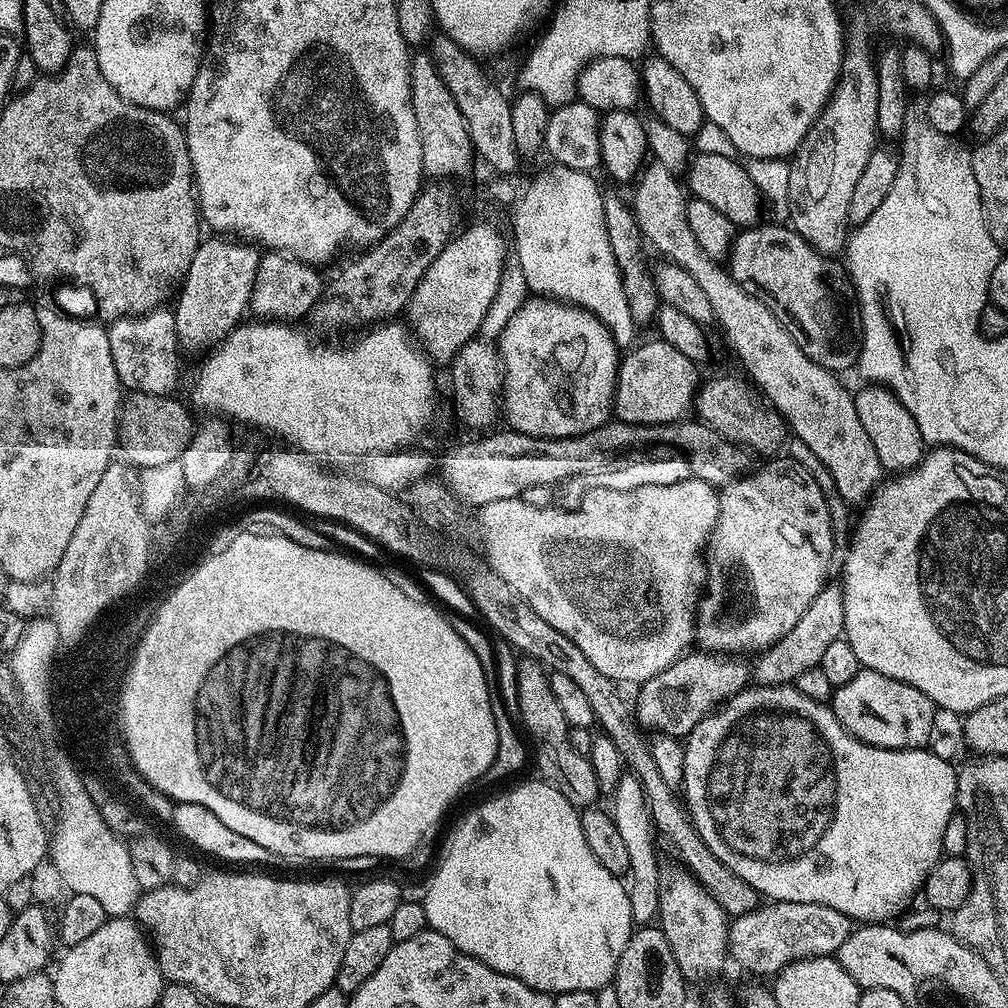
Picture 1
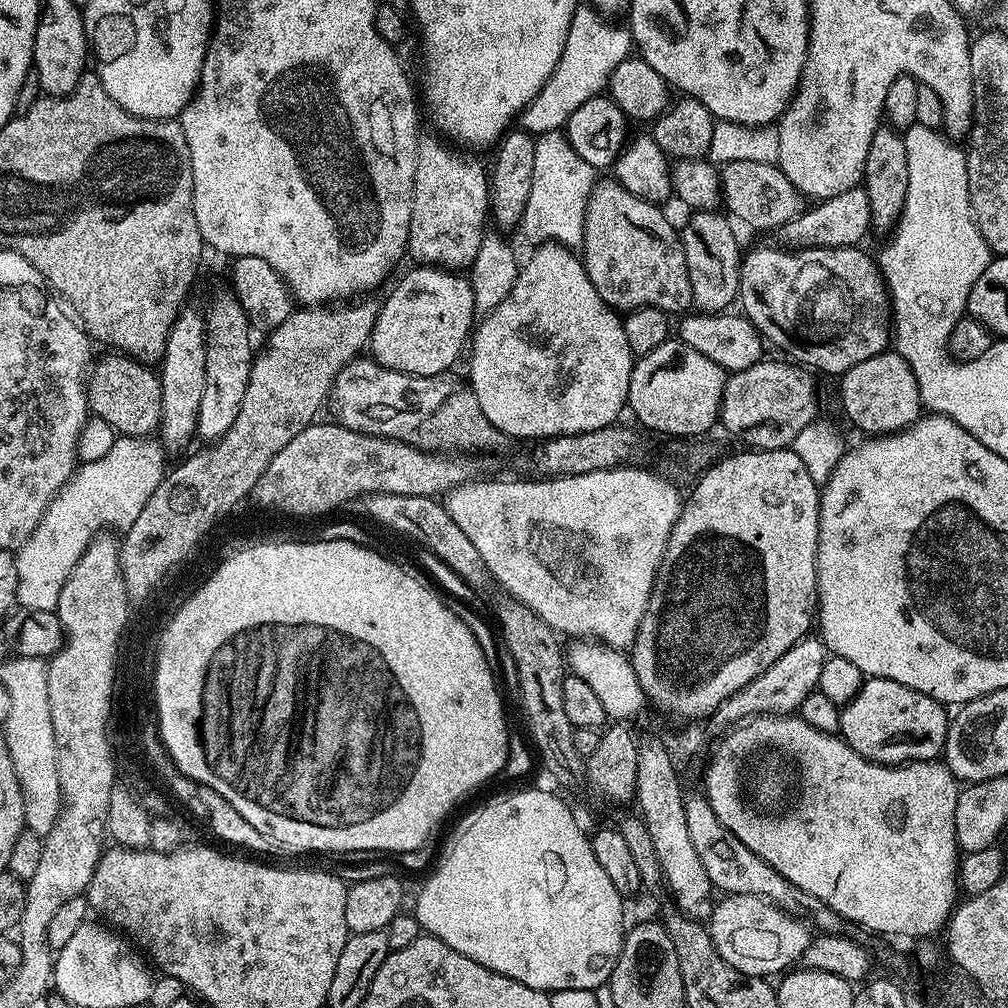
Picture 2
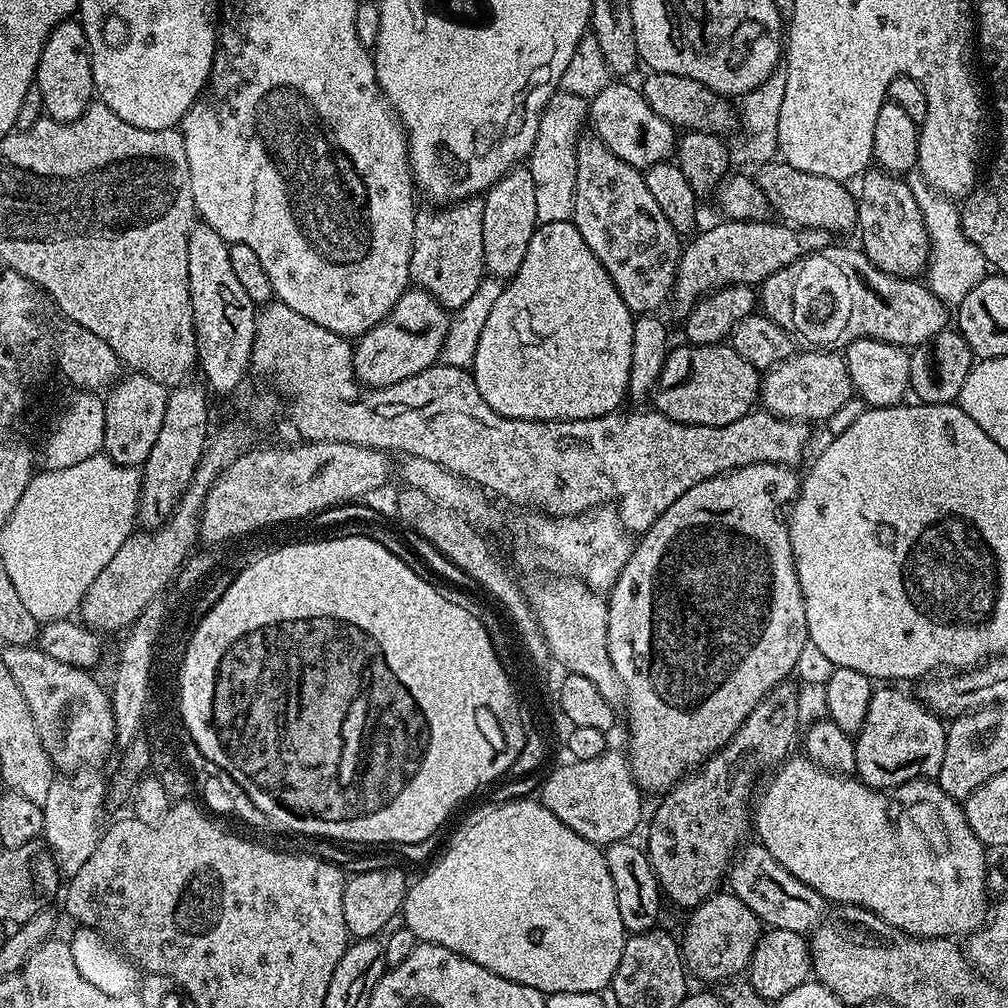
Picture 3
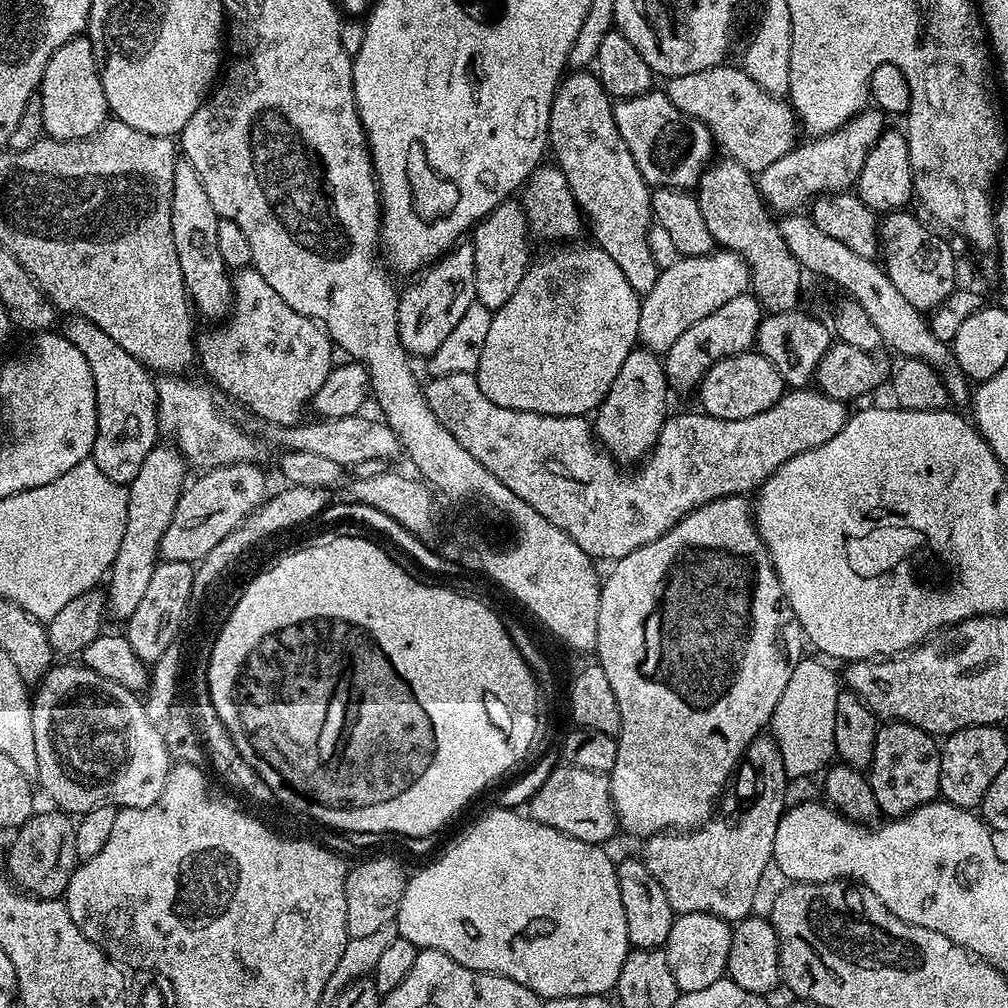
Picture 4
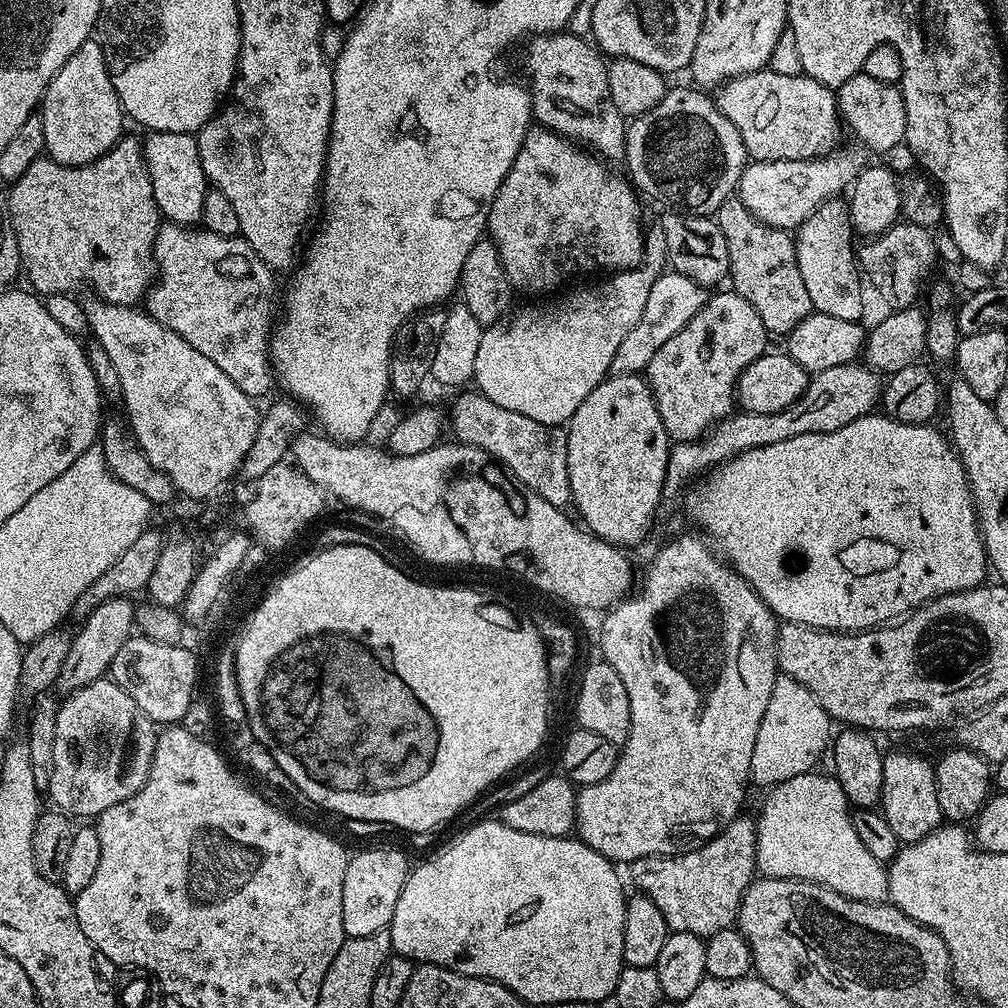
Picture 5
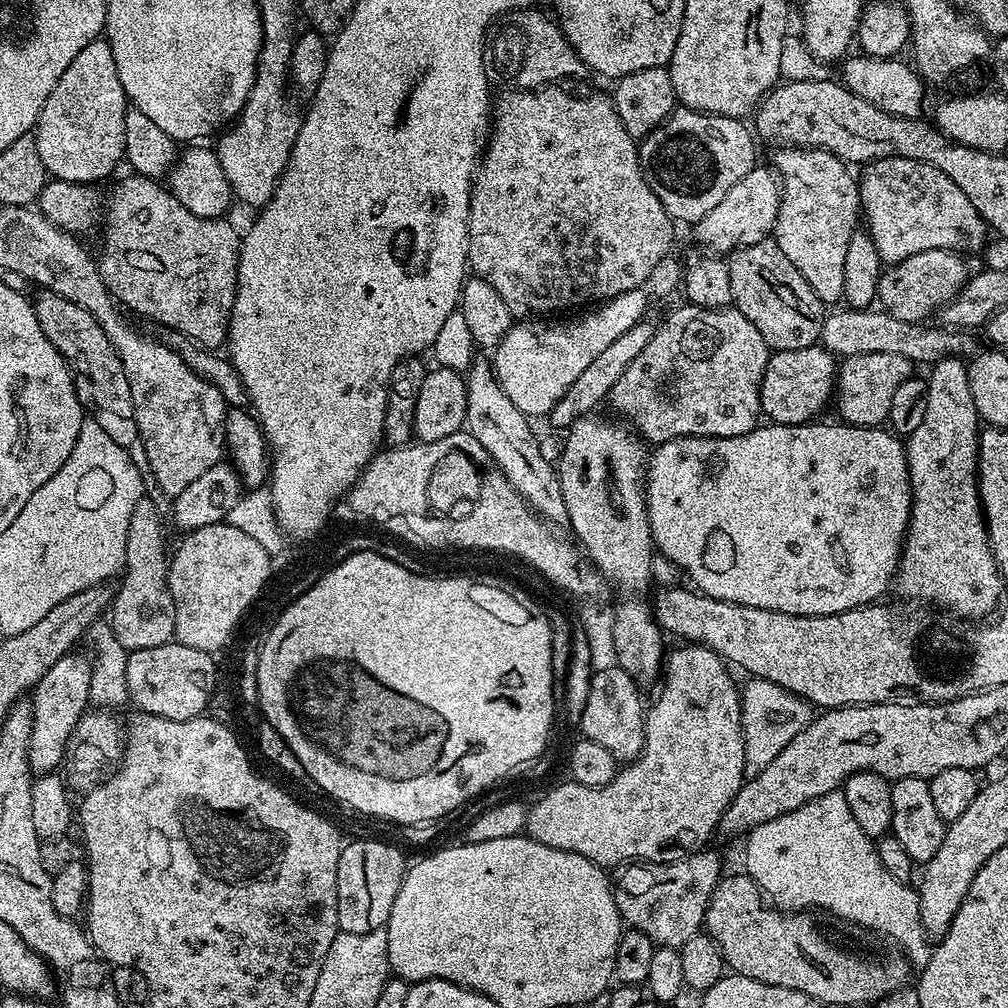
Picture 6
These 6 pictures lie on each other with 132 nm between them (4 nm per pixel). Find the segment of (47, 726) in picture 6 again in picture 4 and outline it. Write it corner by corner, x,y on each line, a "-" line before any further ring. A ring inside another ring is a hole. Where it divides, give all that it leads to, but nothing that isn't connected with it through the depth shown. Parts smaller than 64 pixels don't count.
160,442
146,455
138,476
127,485
126,530
106,580
106,612
111,619
113,616
120,622
128,621
142,603
158,563
162,536
166,534
166,526
170,526
170,518
174,518
178,498
186,484
184,468
184,455
171,443

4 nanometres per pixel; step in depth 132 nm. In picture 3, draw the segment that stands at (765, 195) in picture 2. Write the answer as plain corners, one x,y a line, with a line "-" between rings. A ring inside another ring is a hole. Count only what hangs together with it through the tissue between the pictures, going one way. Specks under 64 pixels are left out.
783,162
759,165
757,172
760,172
754,176
757,186
766,194
769,209
775,215
777,212
783,223
800,228
822,228
833,234
856,228
856,197
851,191
848,193
847,183
818,178
816,174
794,170
794,166

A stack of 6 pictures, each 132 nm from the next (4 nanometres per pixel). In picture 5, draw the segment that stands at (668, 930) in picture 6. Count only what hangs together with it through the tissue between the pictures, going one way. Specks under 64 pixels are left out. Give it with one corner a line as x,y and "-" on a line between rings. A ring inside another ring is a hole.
741,814
713,840
681,856
647,856
631,861
632,880
662,910
669,929
701,938
736,924
740,903
757,875
756,820

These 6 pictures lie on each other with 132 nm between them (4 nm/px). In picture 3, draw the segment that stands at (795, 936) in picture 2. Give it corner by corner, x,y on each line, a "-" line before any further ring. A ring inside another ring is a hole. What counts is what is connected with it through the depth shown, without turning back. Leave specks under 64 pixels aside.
721,890
691,909
688,925
682,936
682,955
687,971
700,980
728,982
747,969
756,943
762,935
760,919
731,891

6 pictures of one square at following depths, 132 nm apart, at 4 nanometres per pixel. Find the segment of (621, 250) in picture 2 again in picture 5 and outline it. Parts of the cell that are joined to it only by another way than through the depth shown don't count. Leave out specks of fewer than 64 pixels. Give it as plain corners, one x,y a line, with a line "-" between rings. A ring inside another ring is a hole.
567,30
533,35
527,44
528,53
524,56
524,68
528,71
526,84
532,97
532,114
535,123
581,146
587,146
605,161
623,161
626,117
618,110
618,106
614,106
614,98
610,98
608,64
600,49
585,37
575,36

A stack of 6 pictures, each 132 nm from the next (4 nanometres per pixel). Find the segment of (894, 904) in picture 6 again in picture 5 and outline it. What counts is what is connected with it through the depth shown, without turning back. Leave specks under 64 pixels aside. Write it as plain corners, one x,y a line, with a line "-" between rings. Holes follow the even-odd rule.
820,770
803,772
794,778
786,778
786,782
771,785
767,792
764,813
756,820
756,866
760,876
809,880
851,900
888,900
888,873
885,865
880,864
878,858
873,858
858,839
848,799
835,775
823,776

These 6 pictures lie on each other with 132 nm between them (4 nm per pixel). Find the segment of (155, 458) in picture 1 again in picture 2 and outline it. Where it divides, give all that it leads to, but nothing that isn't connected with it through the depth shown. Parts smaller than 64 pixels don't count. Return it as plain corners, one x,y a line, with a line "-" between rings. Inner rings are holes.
108,354
95,361
86,380
91,415
105,420
122,436
152,436
162,418
162,385
149,365
123,354

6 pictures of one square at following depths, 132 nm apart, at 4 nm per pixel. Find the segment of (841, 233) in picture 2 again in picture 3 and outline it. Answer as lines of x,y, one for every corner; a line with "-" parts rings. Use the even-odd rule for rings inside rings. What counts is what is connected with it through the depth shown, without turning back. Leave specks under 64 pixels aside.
724,220
719,223
705,232
697,231
691,237
693,240
683,245
670,297
670,308
680,318
687,317
693,306
708,293
718,288
728,288
732,284
759,286
766,278
770,278
770,274
790,266
796,260
804,259
810,252
821,252
834,240
833,233
822,228
800,228
783,222
772,224

